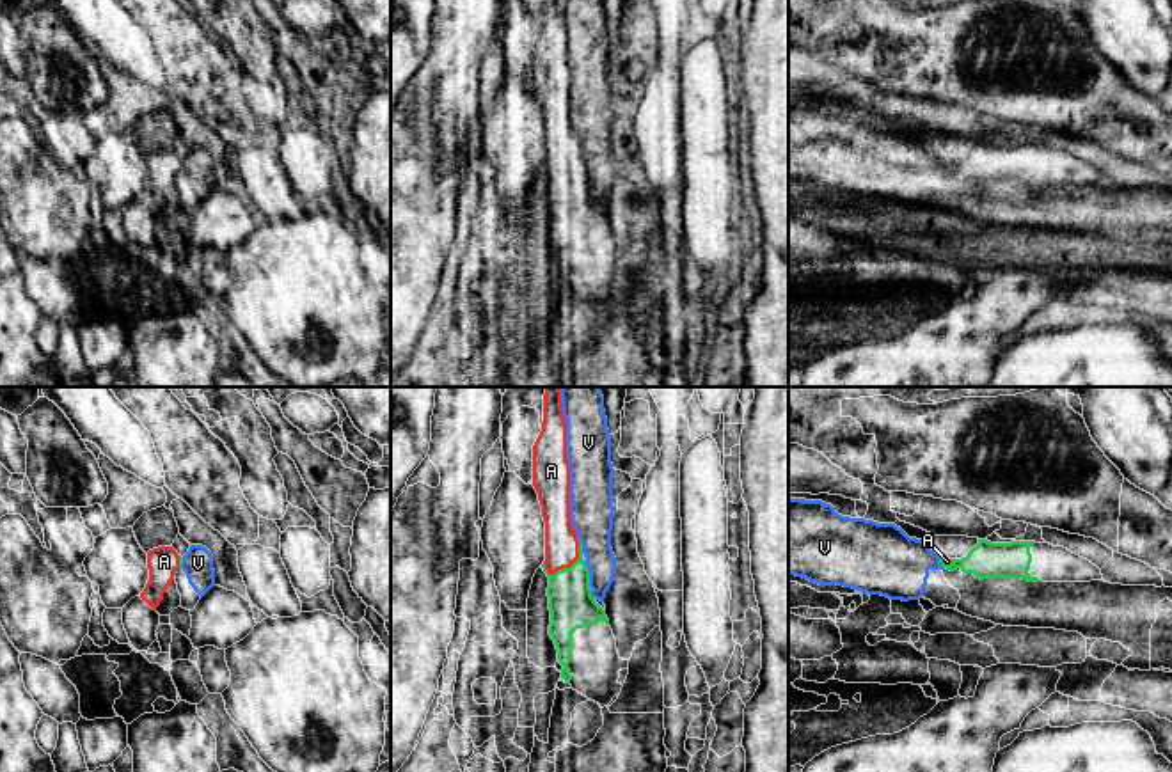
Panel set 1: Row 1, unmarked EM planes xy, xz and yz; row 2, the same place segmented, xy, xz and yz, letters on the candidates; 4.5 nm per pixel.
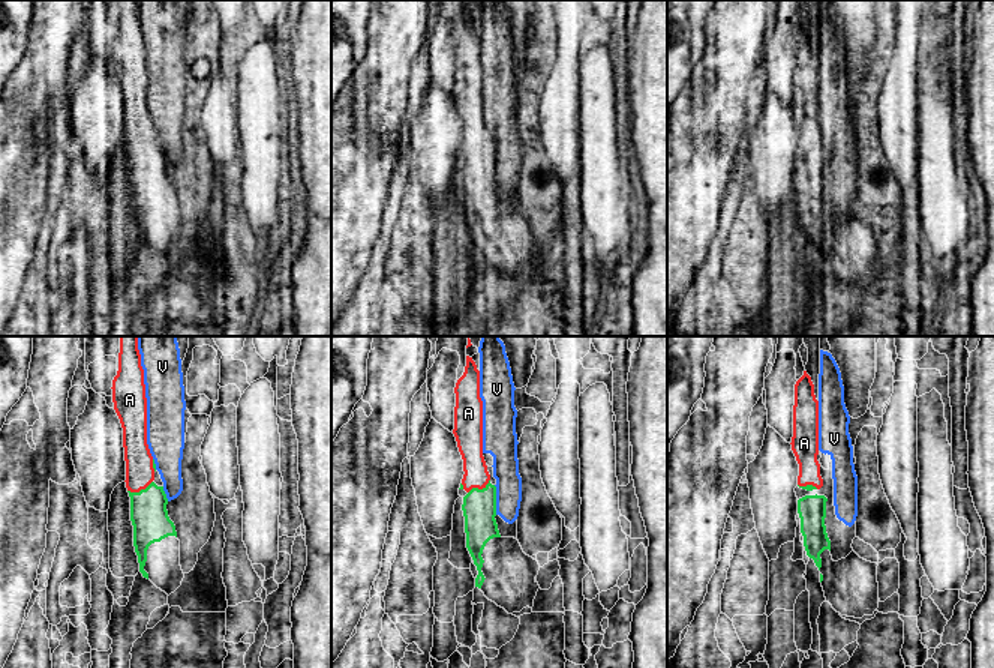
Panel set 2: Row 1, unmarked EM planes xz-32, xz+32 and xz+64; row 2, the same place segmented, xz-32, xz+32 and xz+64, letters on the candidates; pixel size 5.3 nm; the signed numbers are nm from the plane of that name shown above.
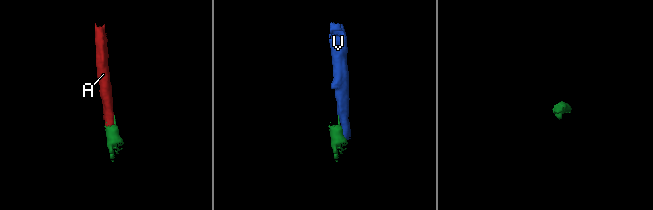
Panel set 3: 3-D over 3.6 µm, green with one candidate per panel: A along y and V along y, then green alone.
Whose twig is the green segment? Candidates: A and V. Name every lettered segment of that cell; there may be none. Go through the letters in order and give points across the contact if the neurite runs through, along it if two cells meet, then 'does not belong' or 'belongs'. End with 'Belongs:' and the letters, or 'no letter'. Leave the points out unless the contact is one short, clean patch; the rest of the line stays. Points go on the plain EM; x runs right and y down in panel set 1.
A: across xz (570, 204), (574, 165), (562, 149) | belongs
V: along xz (583, 164), (588, 173), (590, 189) | does not belong
Belongs: A

